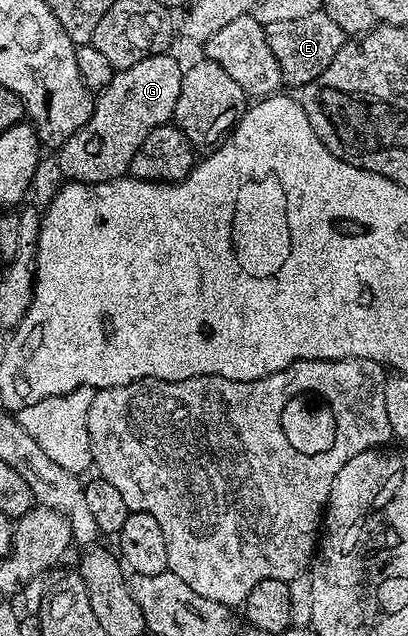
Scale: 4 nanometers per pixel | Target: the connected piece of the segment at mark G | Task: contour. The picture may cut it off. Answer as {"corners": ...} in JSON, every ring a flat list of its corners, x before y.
{"corners":[[173,54,143,58,135,66,114,71,111,86,96,93,91,118,56,153,64,179,98,184,126,175,143,138,172,121,181,93,182,71,183,64]]}

